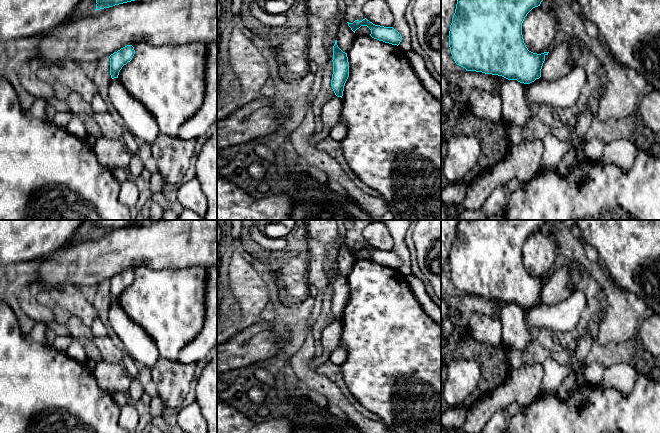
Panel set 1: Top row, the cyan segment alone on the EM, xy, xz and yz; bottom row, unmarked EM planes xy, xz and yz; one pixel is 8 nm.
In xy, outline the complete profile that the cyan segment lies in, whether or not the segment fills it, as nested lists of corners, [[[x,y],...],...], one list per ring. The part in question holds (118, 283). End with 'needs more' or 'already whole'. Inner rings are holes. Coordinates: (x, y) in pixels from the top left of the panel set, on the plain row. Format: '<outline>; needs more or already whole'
[[[127,269],[109,280],[111,302],[118,302],[119,296],[124,289],[130,286],[135,278],[134,271]]]; already whole

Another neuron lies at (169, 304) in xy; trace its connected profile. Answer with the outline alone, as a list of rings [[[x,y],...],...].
[[[139,267],[133,270],[135,278],[130,286],[122,291],[118,303],[123,311],[151,337],[159,355],[168,360],[178,360],[181,349],[198,335],[204,324],[207,268],[151,269]]]

